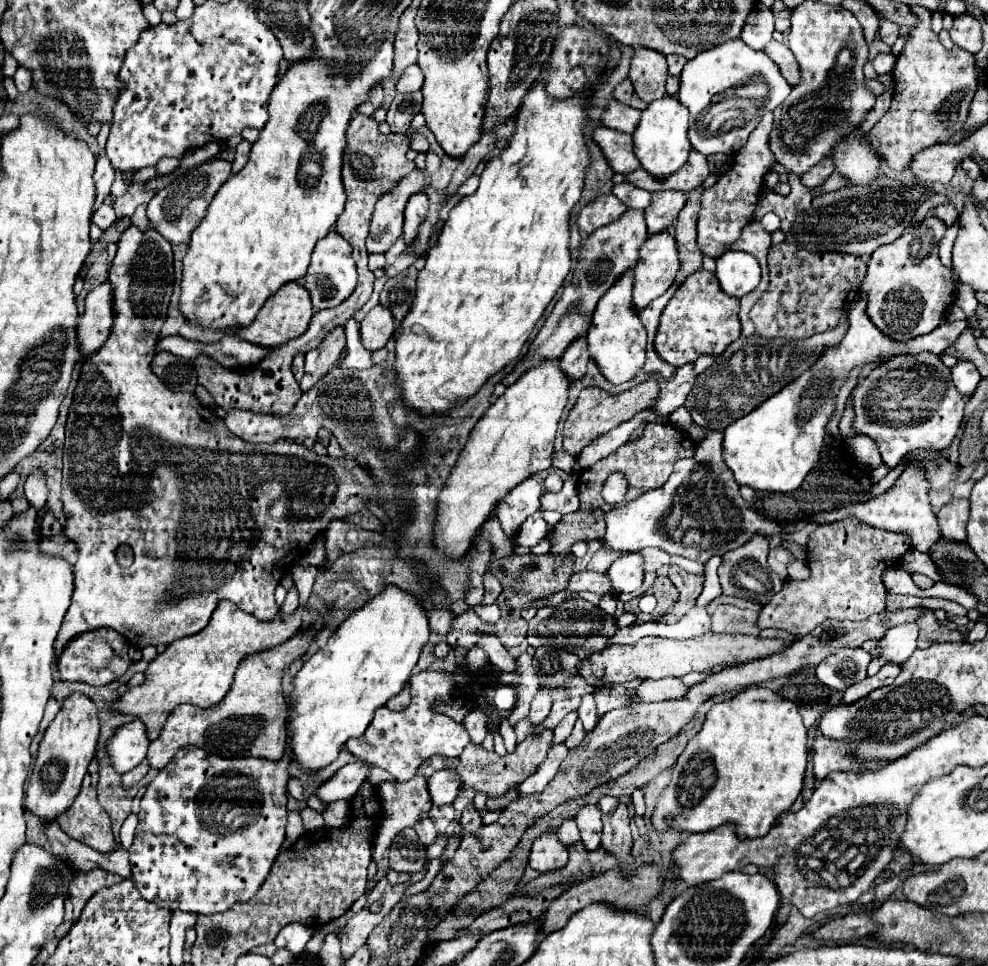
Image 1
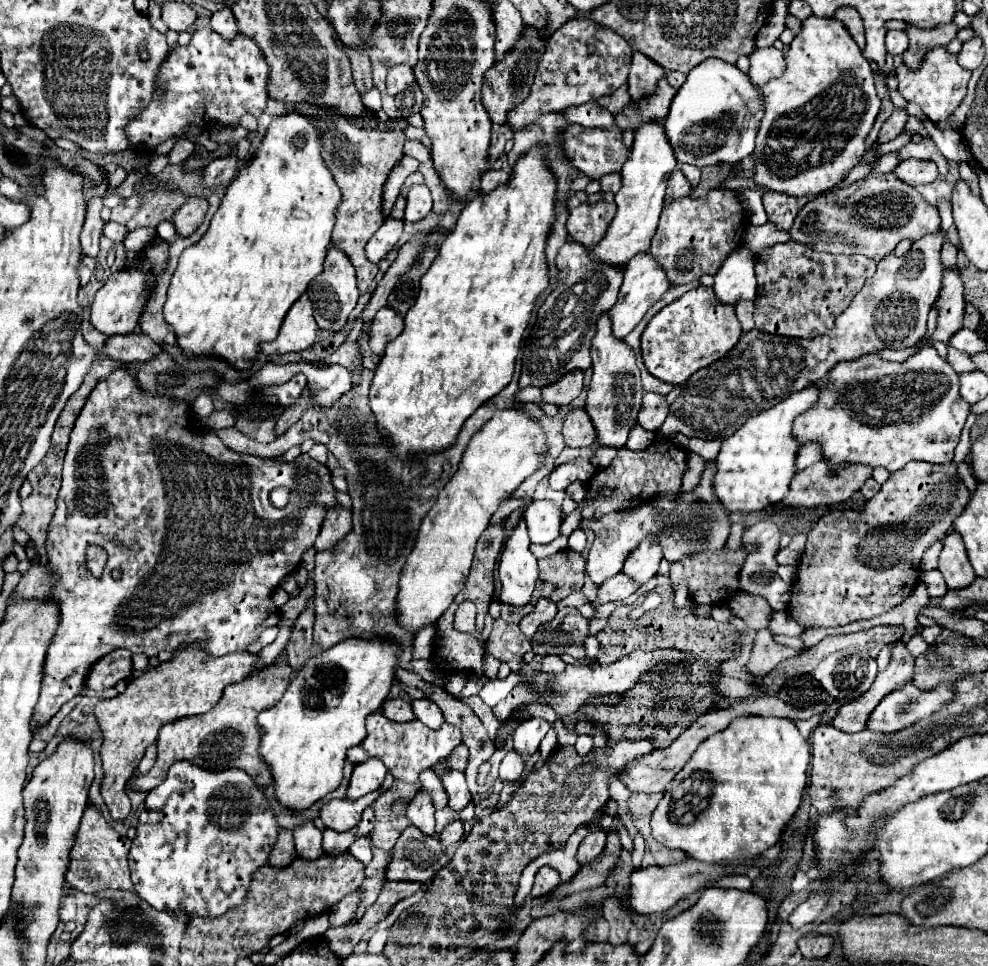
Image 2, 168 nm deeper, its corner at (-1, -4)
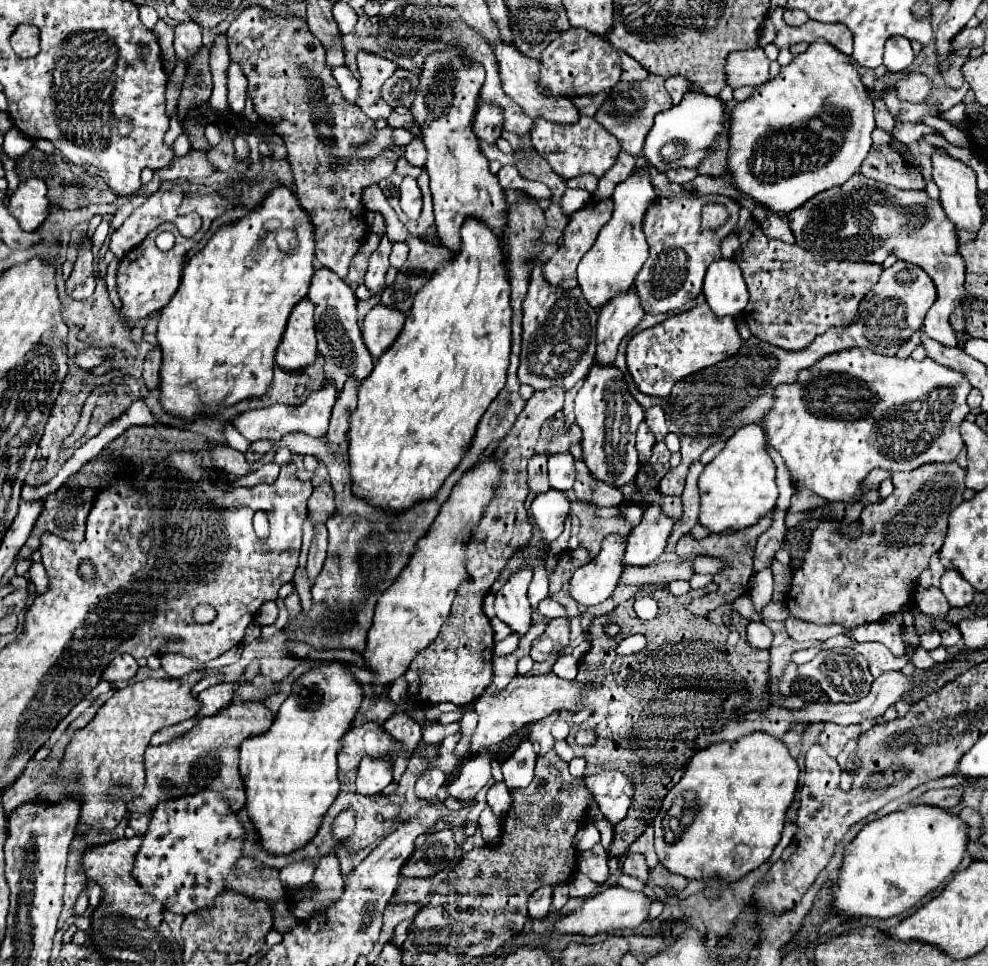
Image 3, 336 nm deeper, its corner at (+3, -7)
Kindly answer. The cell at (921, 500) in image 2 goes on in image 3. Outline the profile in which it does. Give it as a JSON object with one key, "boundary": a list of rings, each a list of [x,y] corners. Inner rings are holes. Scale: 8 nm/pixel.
{"boundary":[[[928,463],[910,473],[894,473],[894,493],[880,503],[868,503],[862,511],[862,535],[858,539],[848,539],[840,533],[836,521],[822,521],[808,543],[804,561],[792,577],[792,585],[786,597],[790,615],[816,623],[816,625],[842,625],[846,629],[856,629],[858,625],[872,623],[892,613],[912,613],[912,589],[918,583],[920,573],[928,567],[930,557],[940,551],[946,529],[948,515],[954,507],[962,503],[962,493],[966,471],[958,463]]]}

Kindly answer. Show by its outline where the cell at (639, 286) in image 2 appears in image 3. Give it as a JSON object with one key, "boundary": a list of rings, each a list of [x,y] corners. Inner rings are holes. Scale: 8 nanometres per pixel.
{"boundary":[[[628,289],[624,291],[624,295],[616,295],[616,299],[608,303],[608,307],[602,307],[598,317],[598,331],[596,331],[596,361],[604,365],[614,363],[620,341],[642,321],[642,317],[644,317],[644,309],[640,307],[640,297],[636,297],[636,289]]]}

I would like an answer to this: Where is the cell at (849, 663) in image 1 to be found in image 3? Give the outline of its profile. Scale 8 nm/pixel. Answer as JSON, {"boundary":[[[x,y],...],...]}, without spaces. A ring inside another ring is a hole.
{"boundary":[[[836,647],[836,649],[820,651],[810,663],[798,665],[798,673],[802,677],[816,679],[832,703],[838,703],[838,701],[852,703],[852,701],[862,699],[864,695],[868,695],[872,679],[874,679],[868,669],[868,661],[858,651],[854,651],[850,647]]]}

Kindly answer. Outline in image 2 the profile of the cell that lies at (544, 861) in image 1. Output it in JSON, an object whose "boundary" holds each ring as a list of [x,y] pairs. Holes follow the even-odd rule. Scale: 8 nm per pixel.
{"boundary":[[[544,866],[540,868],[540,872],[536,874],[536,882],[534,882],[534,888],[532,888],[532,898],[542,898],[542,896],[548,896],[556,890],[556,886],[560,884],[560,878],[558,878],[558,872]]]}

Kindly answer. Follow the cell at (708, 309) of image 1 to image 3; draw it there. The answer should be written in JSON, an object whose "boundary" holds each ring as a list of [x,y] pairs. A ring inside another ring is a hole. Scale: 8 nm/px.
{"boundary":[[[702,303],[692,307],[690,311],[672,315],[666,321],[636,333],[628,341],[626,361],[628,371],[632,373],[642,393],[666,397],[670,395],[676,381],[734,355],[740,349],[740,345],[742,337],[738,335],[736,321],[732,317],[712,315],[712,309],[706,303]]]}

